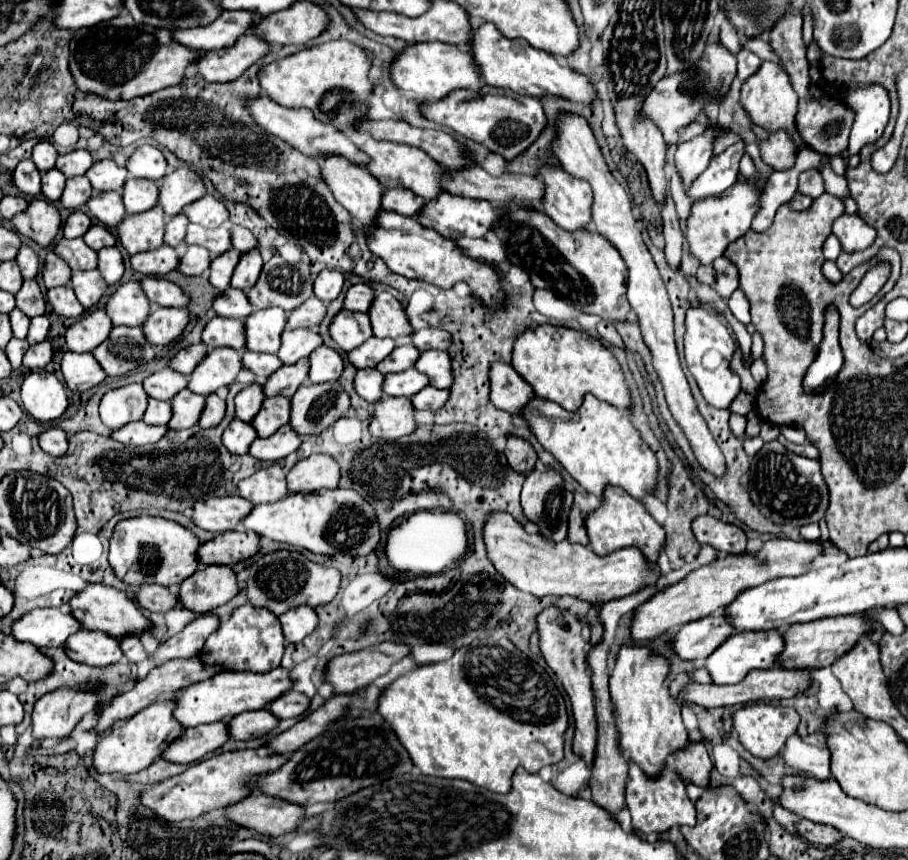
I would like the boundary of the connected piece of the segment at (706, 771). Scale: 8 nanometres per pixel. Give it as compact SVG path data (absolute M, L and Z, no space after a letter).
M691 743L683 753L675 753L673 765L675 765L675 771L681 775L681 779L689 781L691 785L709 789L713 763L703 743Z

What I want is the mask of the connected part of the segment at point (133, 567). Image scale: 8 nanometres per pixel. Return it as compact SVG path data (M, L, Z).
M141 515L115 525L109 545L109 563L115 575L129 585L157 583L163 587L177 587L185 577L197 571L197 549L199 539L185 527L161 517Z

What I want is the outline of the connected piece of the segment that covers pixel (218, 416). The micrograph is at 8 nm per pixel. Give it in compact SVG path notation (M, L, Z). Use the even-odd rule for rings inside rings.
M211 393L209 397L205 397L205 407L201 411L201 417L199 417L199 425L203 429L209 429L209 427L215 427L221 423L225 415L225 401L217 395L217 393Z

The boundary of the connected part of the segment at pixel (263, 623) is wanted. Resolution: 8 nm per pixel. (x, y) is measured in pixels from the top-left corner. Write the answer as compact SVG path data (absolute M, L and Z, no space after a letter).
M245 603L237 607L229 619L219 623L217 631L205 639L205 645L197 655L205 665L217 665L227 673L231 671L267 673L281 665L283 649L285 639L277 617L267 609L253 609L249 603Z

